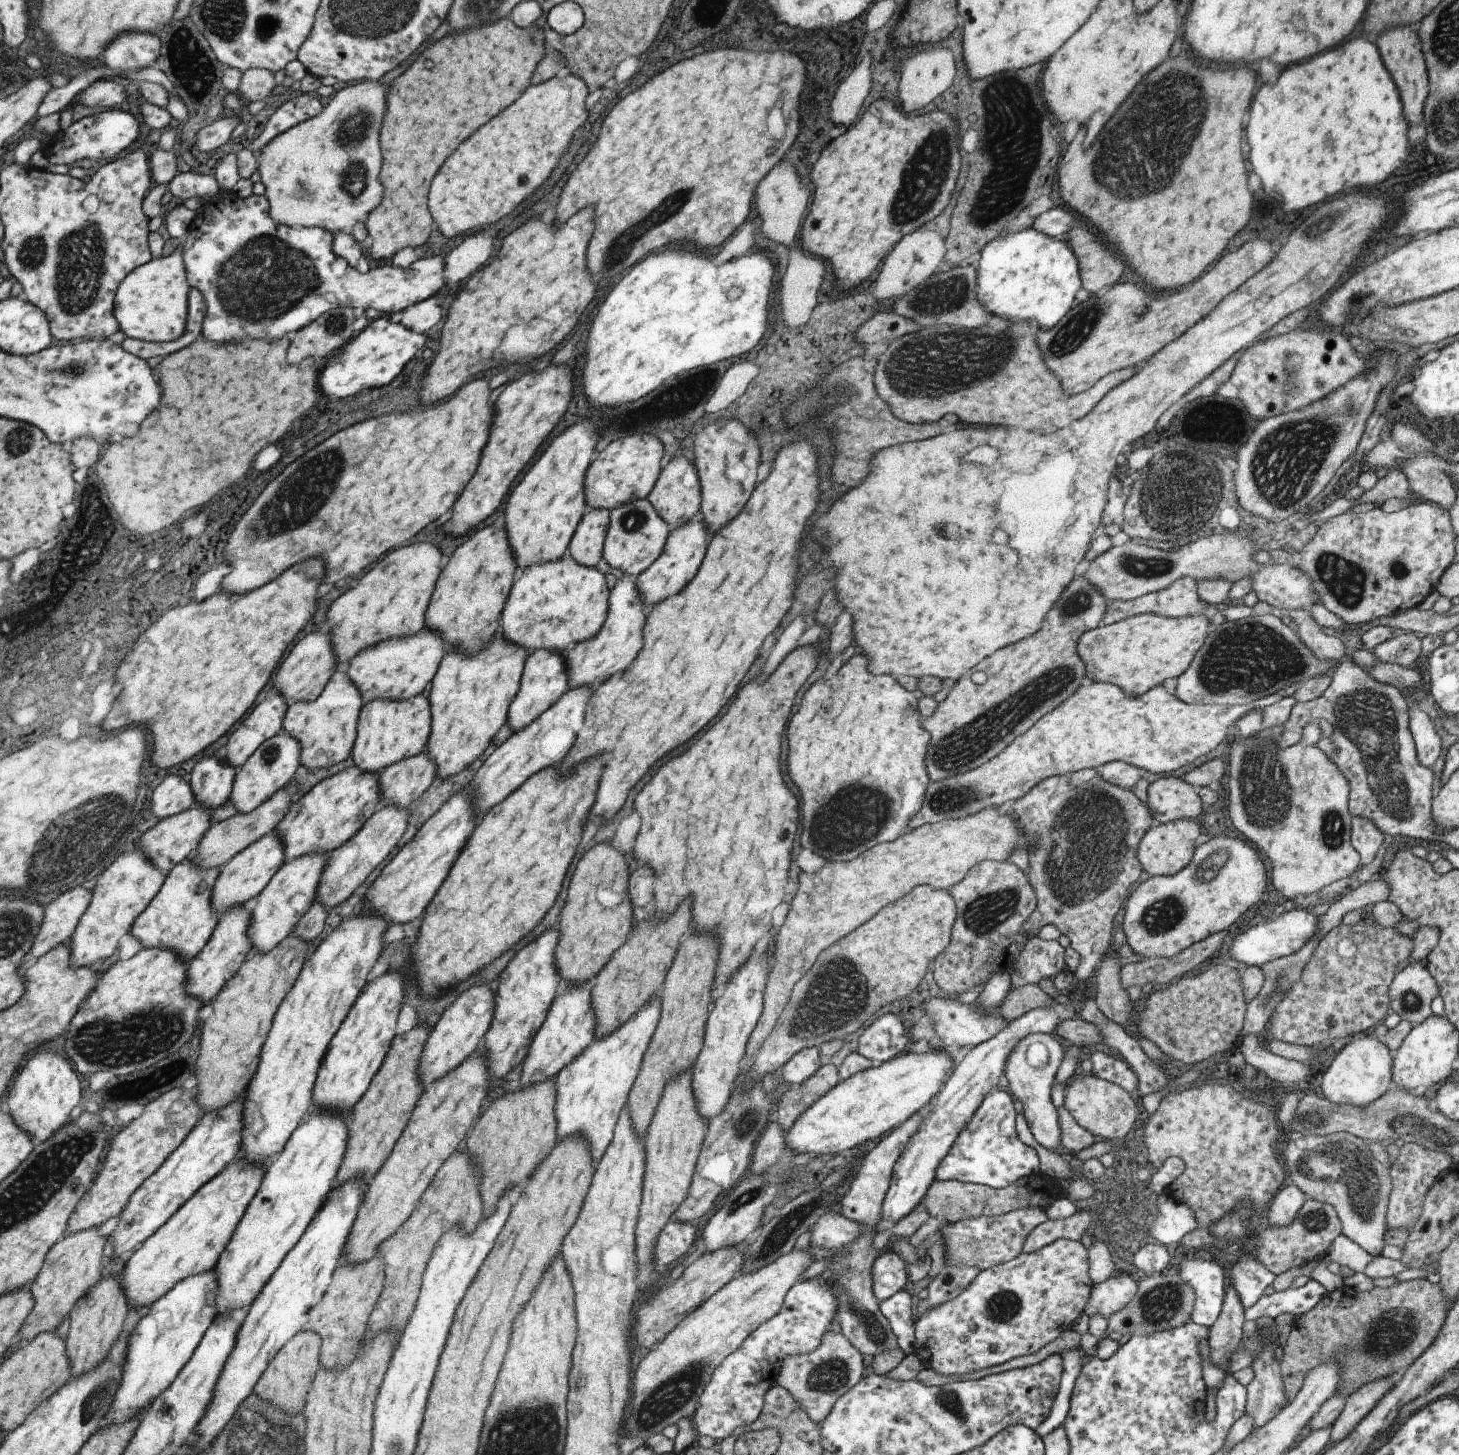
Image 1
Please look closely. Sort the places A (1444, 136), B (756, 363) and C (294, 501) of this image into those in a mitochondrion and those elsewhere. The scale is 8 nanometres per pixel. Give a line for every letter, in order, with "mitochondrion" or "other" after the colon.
A: mitochondrion
B: other
C: mitochondrion

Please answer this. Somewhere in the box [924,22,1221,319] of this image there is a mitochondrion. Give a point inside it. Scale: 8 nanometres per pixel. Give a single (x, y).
(1165, 135)

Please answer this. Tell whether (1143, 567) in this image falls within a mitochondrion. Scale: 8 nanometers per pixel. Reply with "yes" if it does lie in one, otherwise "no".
yes

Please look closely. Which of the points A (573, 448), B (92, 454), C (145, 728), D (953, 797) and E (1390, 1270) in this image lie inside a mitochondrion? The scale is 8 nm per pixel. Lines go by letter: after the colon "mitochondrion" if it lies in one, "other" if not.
A: other
B: other
C: other
D: mitochondrion
E: other

